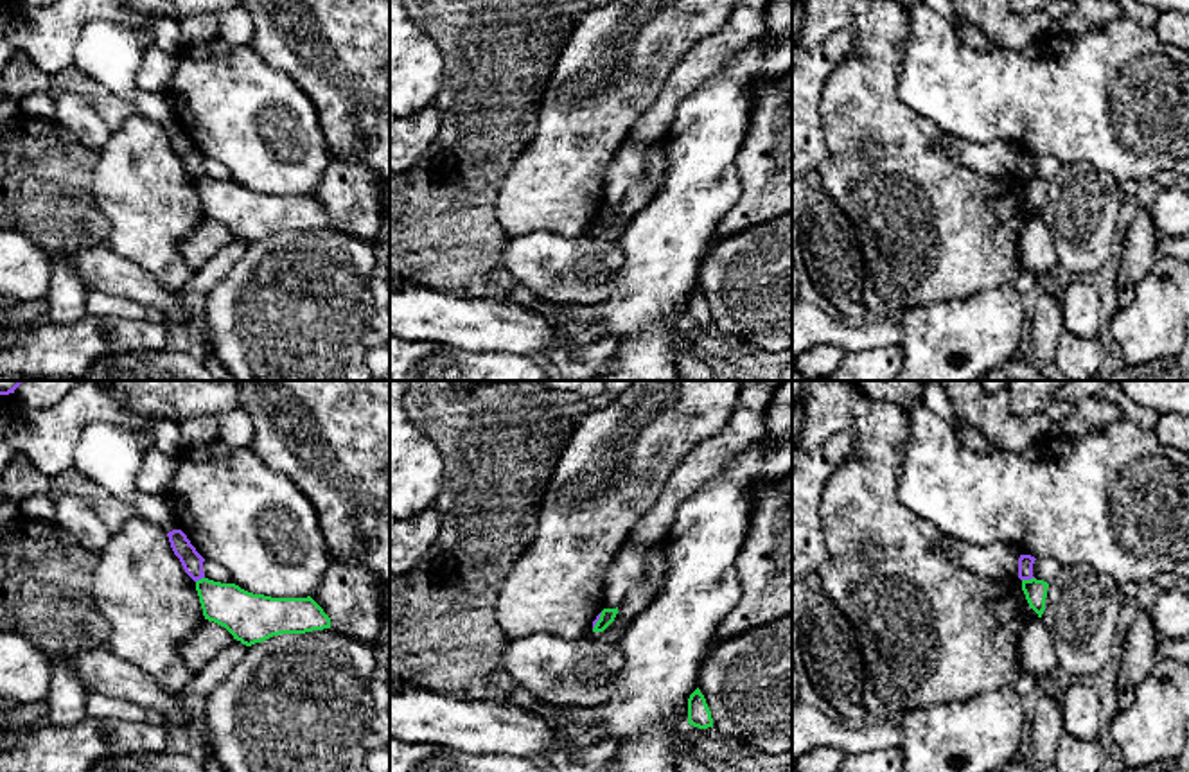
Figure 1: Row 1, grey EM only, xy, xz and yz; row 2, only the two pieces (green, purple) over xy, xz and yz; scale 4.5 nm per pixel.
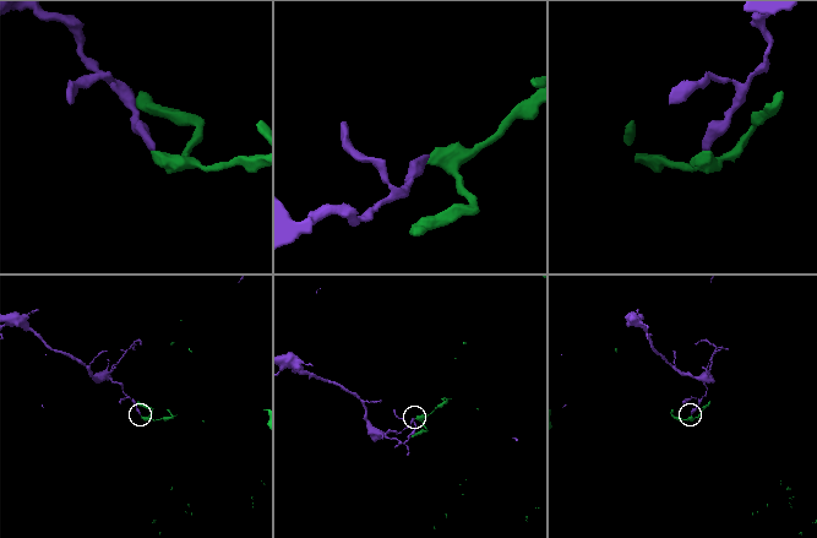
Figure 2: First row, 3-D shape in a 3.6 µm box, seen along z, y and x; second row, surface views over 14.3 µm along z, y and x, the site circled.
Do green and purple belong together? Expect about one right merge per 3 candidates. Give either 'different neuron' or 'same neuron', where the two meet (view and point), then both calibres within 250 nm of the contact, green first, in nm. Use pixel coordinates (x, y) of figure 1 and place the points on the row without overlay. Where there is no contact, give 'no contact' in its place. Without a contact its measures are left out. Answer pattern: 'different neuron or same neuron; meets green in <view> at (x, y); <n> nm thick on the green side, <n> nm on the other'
different neuron; meets green in yz at (1028, 178); 100 nm thick on the green side, 70 nm on the other

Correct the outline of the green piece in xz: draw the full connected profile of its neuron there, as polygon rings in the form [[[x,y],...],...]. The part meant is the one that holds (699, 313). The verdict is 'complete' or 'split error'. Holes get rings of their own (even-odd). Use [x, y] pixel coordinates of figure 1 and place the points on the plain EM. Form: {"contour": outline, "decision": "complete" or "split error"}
{"contour": [[[699,285],[688,296],[688,321],[699,327],[713,325],[711,309]]], "decision": "complete"}

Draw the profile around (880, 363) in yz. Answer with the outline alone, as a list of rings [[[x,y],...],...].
[[[873,348],[846,354],[841,364],[824,377],[808,377],[792,370],[792,381],[893,381],[903,363],[900,348]]]

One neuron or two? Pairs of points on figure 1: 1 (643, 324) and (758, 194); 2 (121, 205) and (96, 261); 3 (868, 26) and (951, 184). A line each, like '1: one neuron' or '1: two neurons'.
1: two neurons
2: two neurons
3: one neuron

